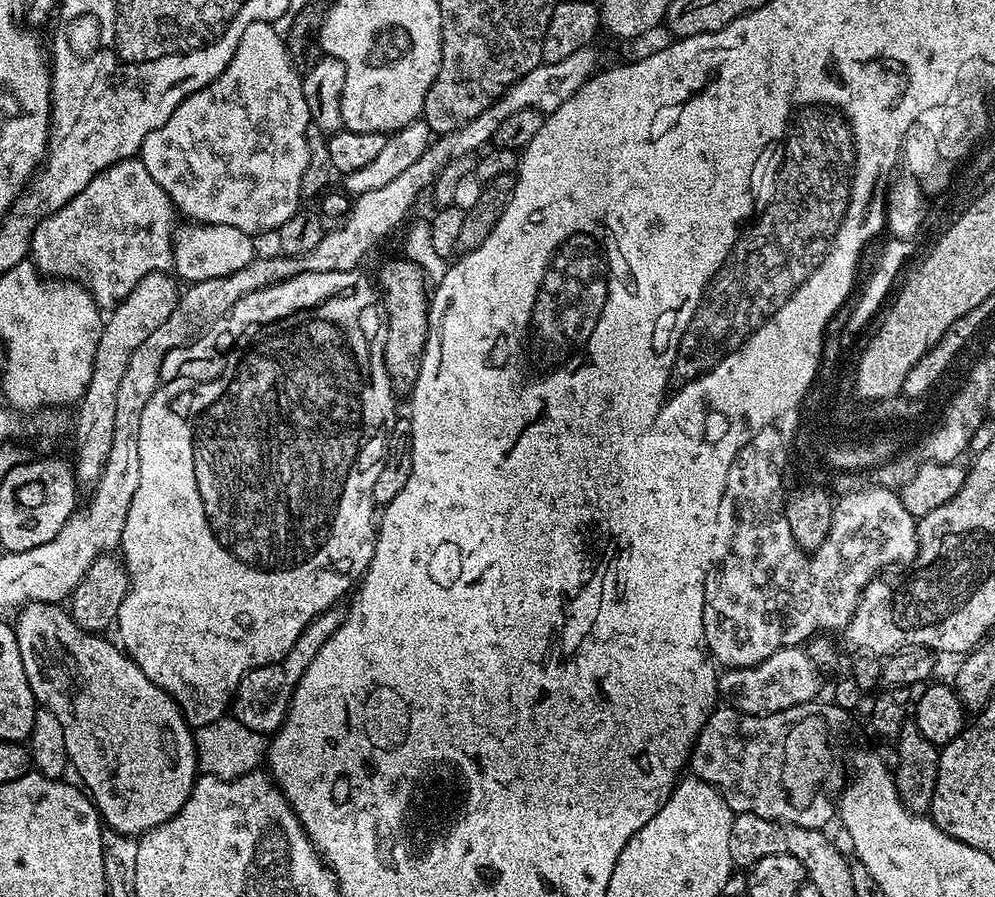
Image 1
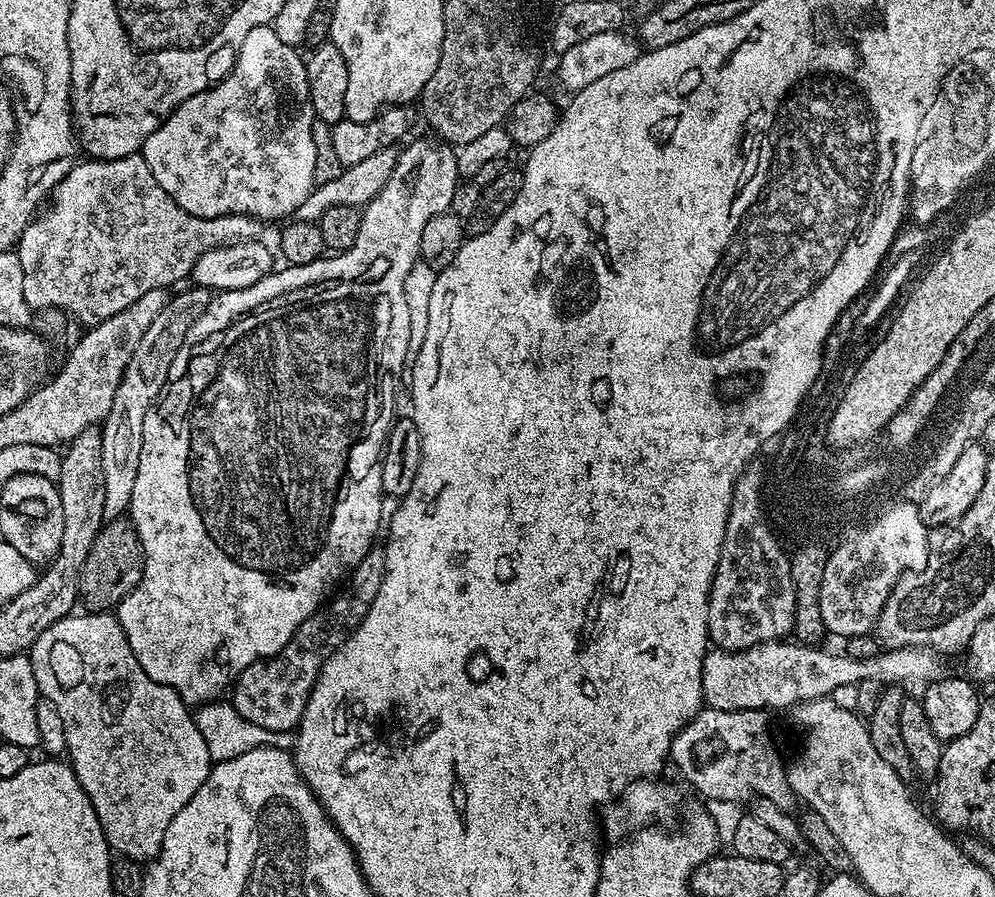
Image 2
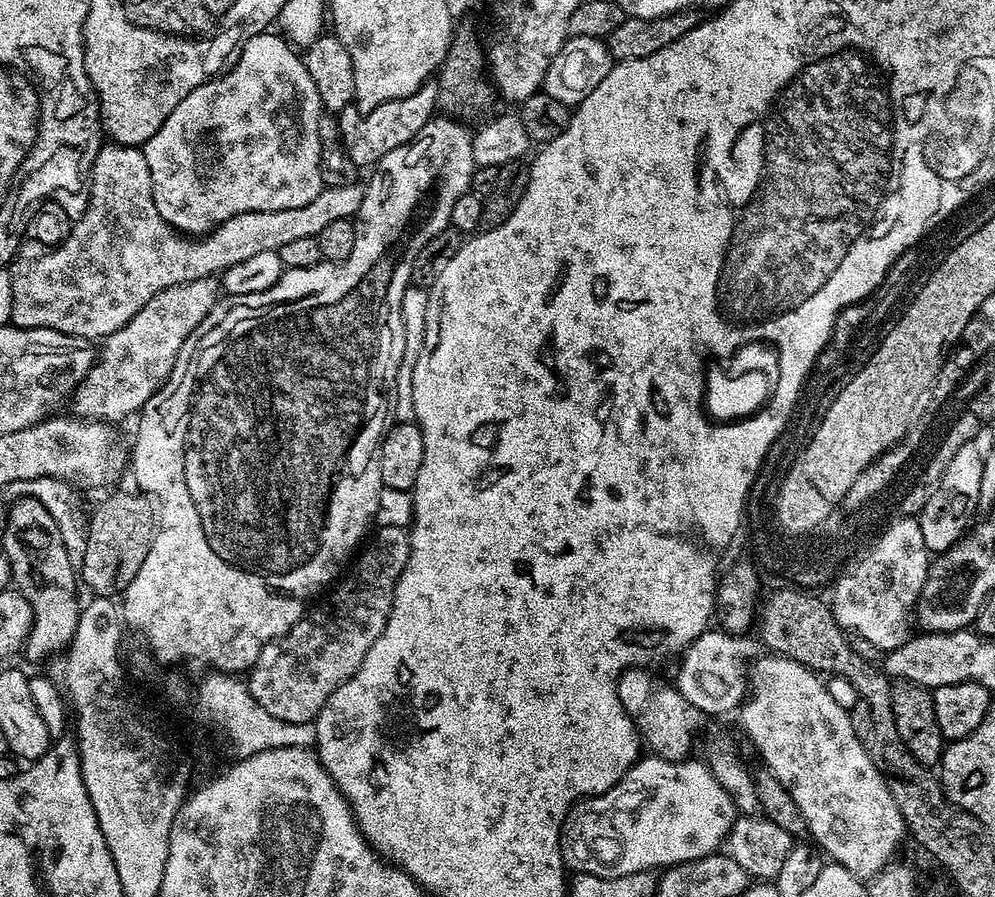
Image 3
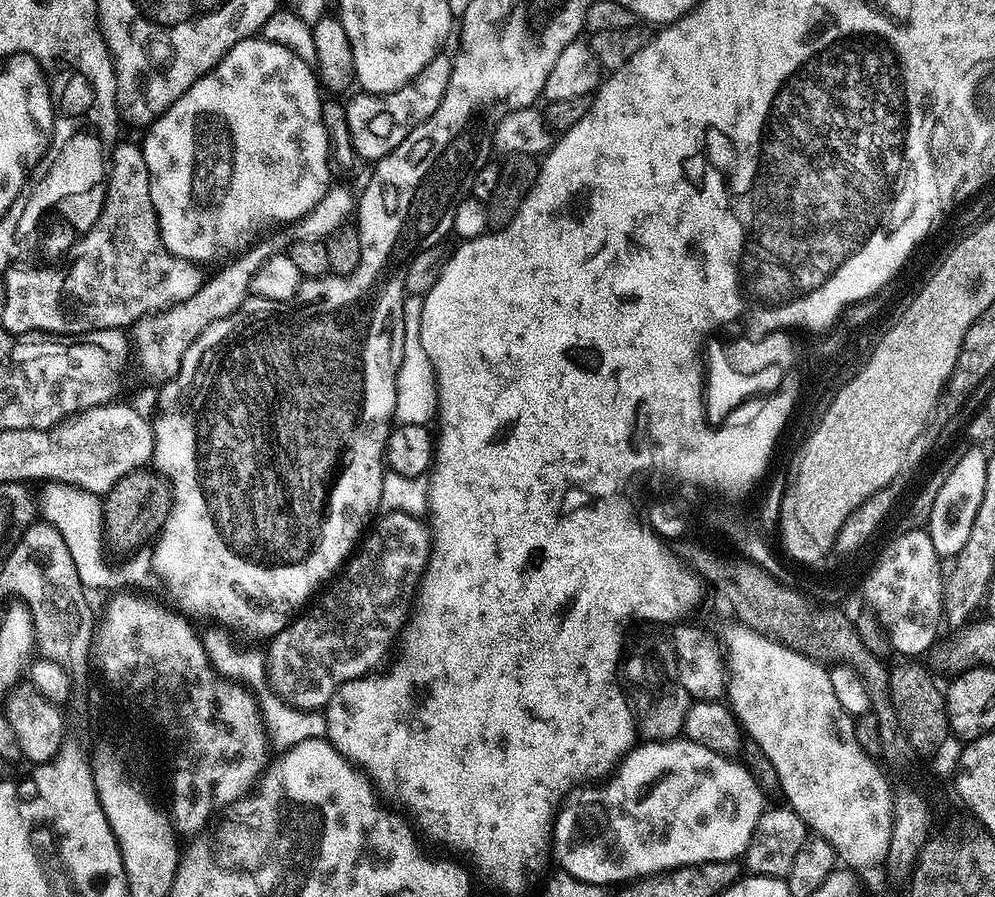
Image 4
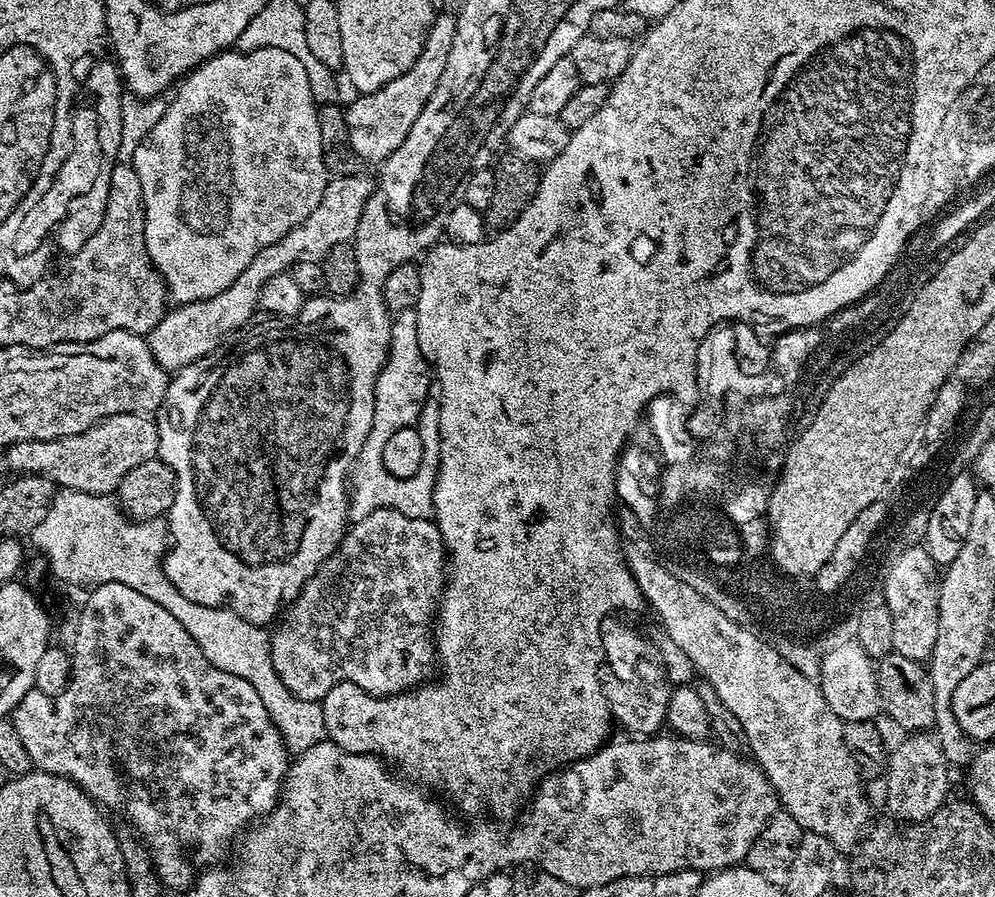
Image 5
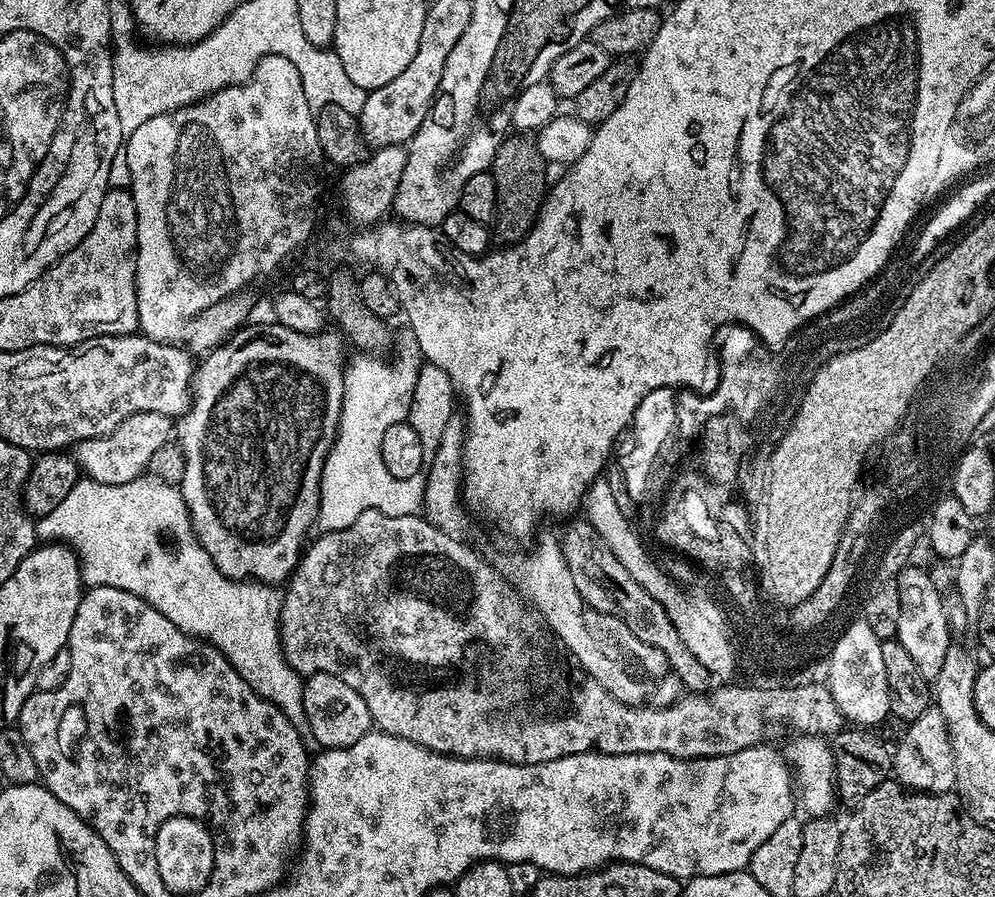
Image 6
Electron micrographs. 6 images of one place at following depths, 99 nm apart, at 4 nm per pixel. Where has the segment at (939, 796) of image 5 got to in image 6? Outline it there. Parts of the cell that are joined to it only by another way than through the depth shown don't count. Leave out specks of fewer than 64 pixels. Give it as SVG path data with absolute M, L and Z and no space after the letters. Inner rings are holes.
M931 706L920 717L914 718L907 725L900 745L894 748L892 770L897 784L913 792L952 792L955 789L954 754L950 750L950 734L946 730L946 722L939 710Z

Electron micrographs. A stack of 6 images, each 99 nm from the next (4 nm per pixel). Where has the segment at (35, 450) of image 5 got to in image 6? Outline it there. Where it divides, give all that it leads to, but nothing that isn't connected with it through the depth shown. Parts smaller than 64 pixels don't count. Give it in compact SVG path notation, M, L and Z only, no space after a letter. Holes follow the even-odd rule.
M139 412L126 418L126 422L122 422L114 430L110 430L110 434L78 442L74 446L74 459L87 479L107 484L130 482L140 479L148 472L148 463L154 458L154 453L161 446L166 446L173 436L173 417Z

